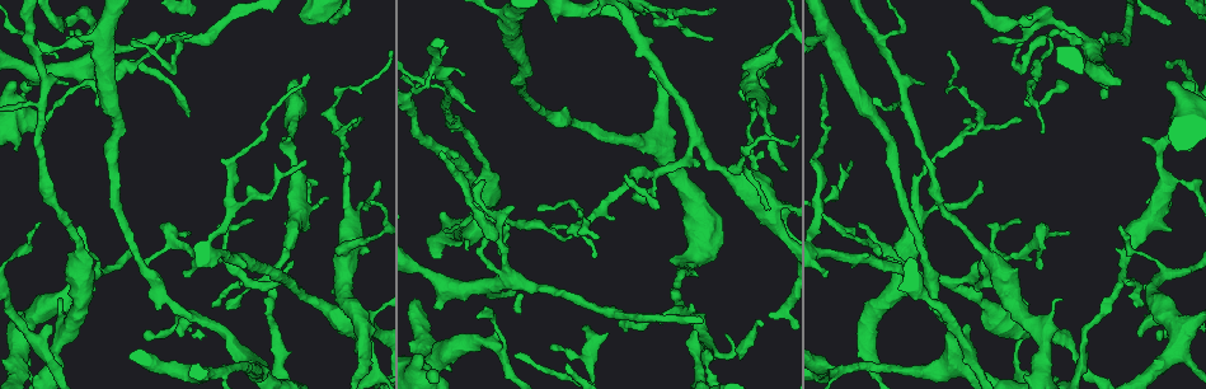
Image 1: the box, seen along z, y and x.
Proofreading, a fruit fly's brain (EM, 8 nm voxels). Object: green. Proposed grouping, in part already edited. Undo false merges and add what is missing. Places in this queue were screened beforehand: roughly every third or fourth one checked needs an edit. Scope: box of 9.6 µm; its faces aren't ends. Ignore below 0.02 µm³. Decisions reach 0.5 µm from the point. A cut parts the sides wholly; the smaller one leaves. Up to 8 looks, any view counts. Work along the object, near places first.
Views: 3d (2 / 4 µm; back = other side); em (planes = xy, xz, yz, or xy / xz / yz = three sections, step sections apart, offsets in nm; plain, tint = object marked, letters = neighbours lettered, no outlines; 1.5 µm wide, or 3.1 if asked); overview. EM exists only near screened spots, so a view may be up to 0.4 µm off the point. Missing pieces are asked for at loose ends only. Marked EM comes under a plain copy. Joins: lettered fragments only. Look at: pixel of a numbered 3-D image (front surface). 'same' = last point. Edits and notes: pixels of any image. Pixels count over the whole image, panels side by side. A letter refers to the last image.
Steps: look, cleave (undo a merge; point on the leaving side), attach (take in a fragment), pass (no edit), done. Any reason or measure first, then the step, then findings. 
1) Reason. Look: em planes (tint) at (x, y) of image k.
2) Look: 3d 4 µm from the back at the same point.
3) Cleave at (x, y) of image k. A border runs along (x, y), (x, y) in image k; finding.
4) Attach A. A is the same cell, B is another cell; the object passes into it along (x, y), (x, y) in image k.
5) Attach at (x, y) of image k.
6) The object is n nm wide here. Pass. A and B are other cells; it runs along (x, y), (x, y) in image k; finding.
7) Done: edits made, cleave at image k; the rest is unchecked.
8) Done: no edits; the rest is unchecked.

Look: em planes (letters) at (1041, 134) of image 1.

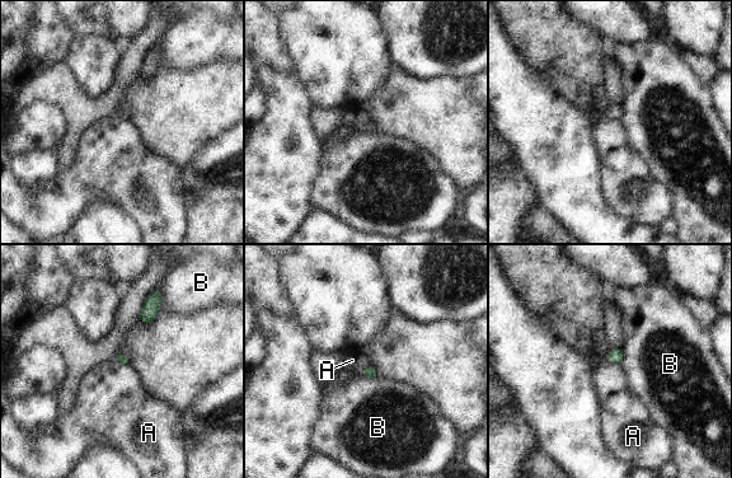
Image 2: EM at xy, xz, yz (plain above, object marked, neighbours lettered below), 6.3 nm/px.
Pass. A and B are other cells; no lettered fragment goes on from it.

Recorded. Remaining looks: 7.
Free end. Look: 3d 2 µm at (586, 326) of image 1.

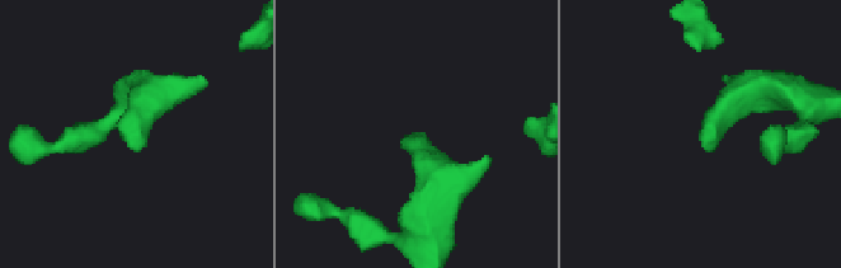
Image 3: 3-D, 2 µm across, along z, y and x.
Look: em planes (letters) at (135, 147) of image 3.

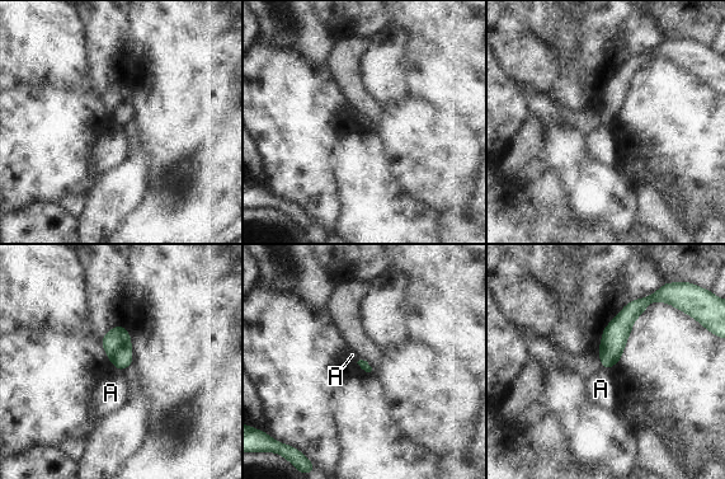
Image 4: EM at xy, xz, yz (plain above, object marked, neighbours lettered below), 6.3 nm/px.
Pass. A is another cell; it runs along (645, 300), (618, 328), (606, 365) in image 4; no lettered fragment goes on from it.

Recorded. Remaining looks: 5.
Free end. Look: 3d 2 µm at (185, 270) of image 1.

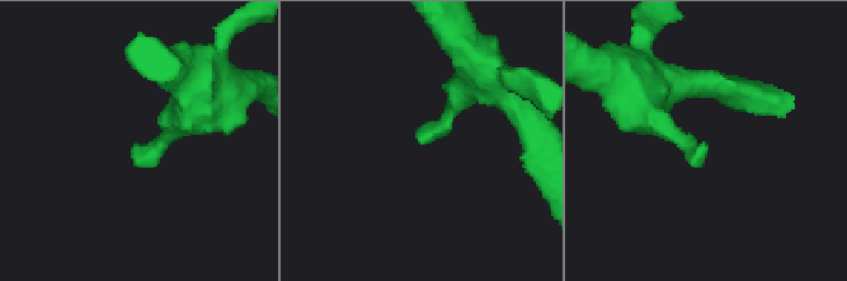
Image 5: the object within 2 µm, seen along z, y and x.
Now the EM. Look: em xy step 4 (letters) at (422, 141) of image 5.

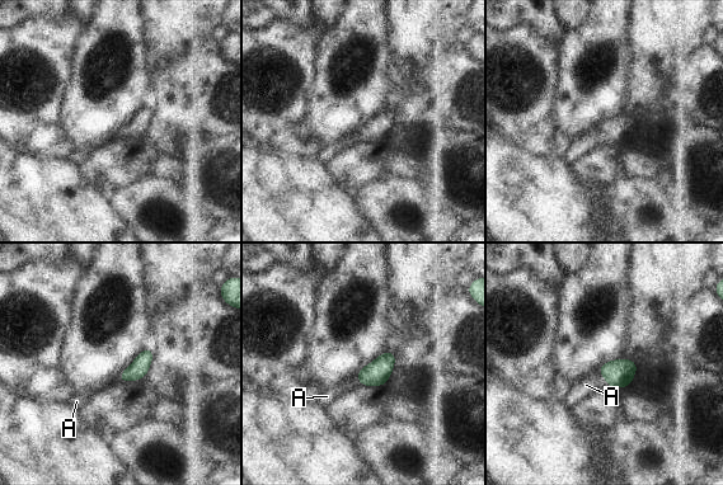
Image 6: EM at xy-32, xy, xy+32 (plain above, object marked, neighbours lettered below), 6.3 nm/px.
Attach A. A is the same cell; the object passes into it along (618, 373), (602, 376), (586, 385) in image 6; the cell continues.

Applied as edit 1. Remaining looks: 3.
Done: edits made, attach at image 6; the rest is unchecked.

